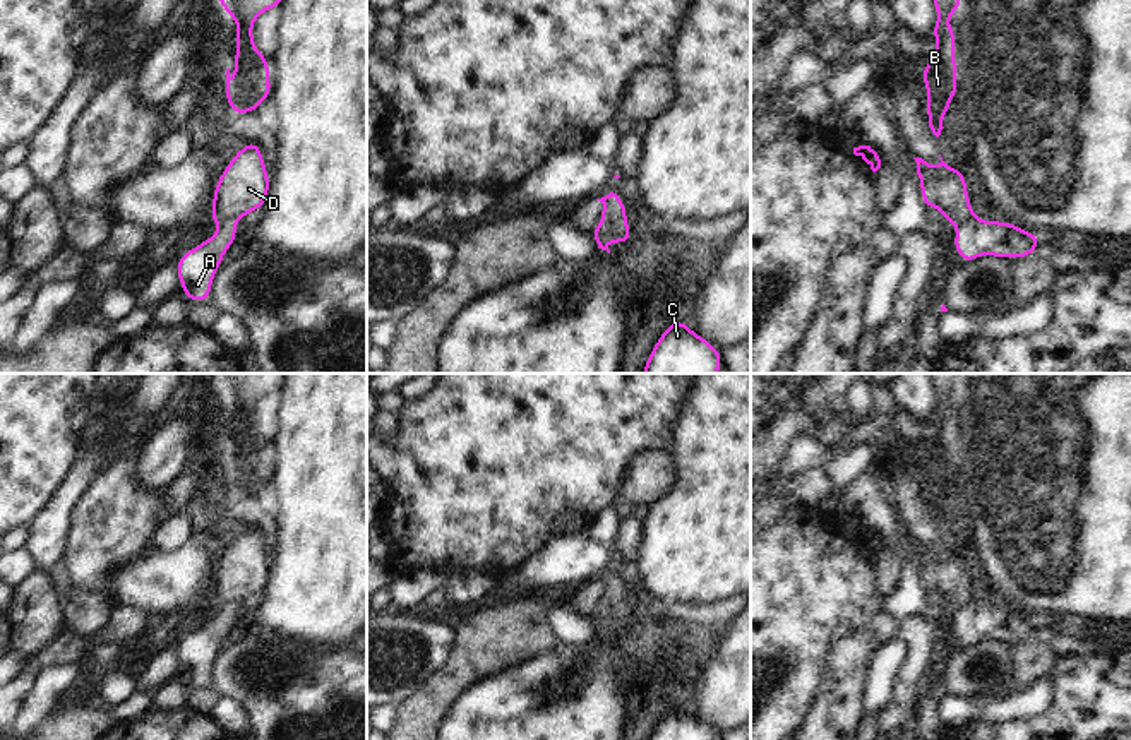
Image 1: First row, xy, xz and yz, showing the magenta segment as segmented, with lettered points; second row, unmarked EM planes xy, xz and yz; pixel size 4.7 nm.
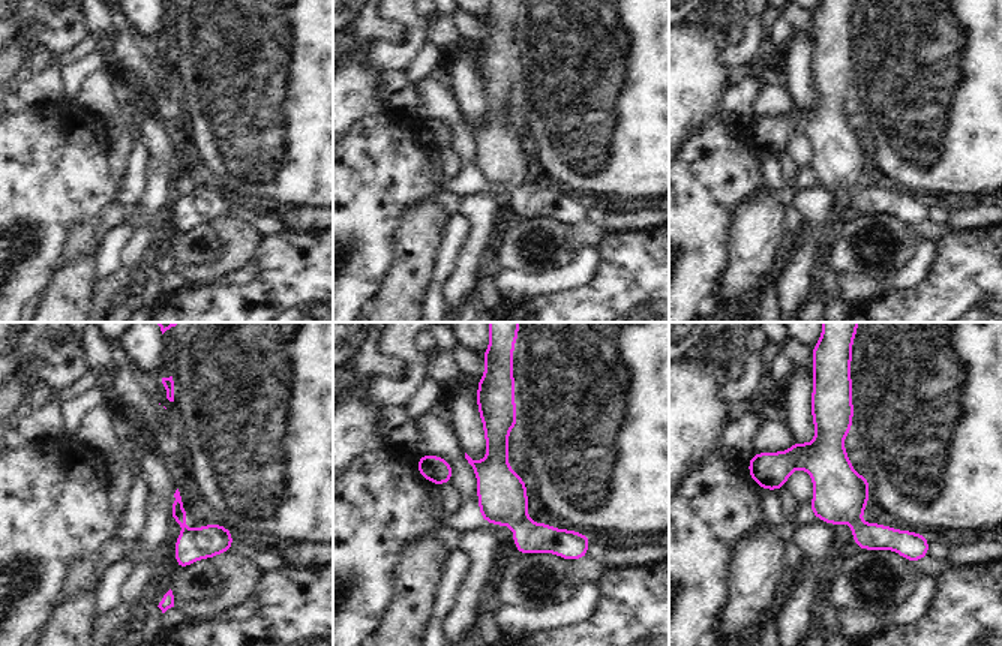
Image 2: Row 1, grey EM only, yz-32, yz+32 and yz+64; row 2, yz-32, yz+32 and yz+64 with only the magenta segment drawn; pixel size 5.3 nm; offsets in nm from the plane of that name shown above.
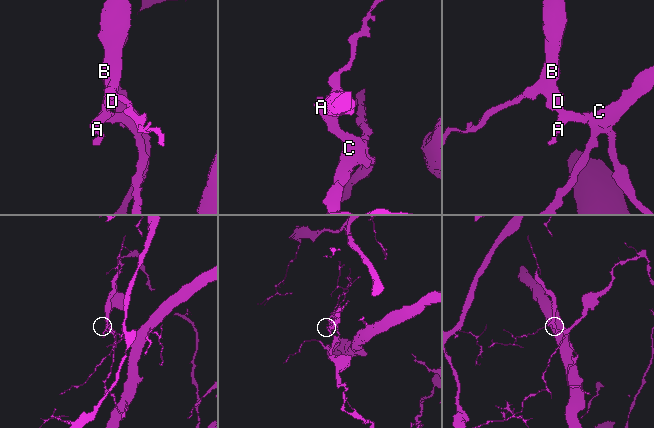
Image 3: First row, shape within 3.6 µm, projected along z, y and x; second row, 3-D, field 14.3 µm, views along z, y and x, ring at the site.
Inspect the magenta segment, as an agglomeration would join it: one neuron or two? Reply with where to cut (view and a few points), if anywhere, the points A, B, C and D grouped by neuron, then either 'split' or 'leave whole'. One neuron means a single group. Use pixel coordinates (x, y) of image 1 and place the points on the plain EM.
xy (235, 603), (227, 603), (220, 608) | A C / B D | split

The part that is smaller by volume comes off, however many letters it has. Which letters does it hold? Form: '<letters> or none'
B, D

